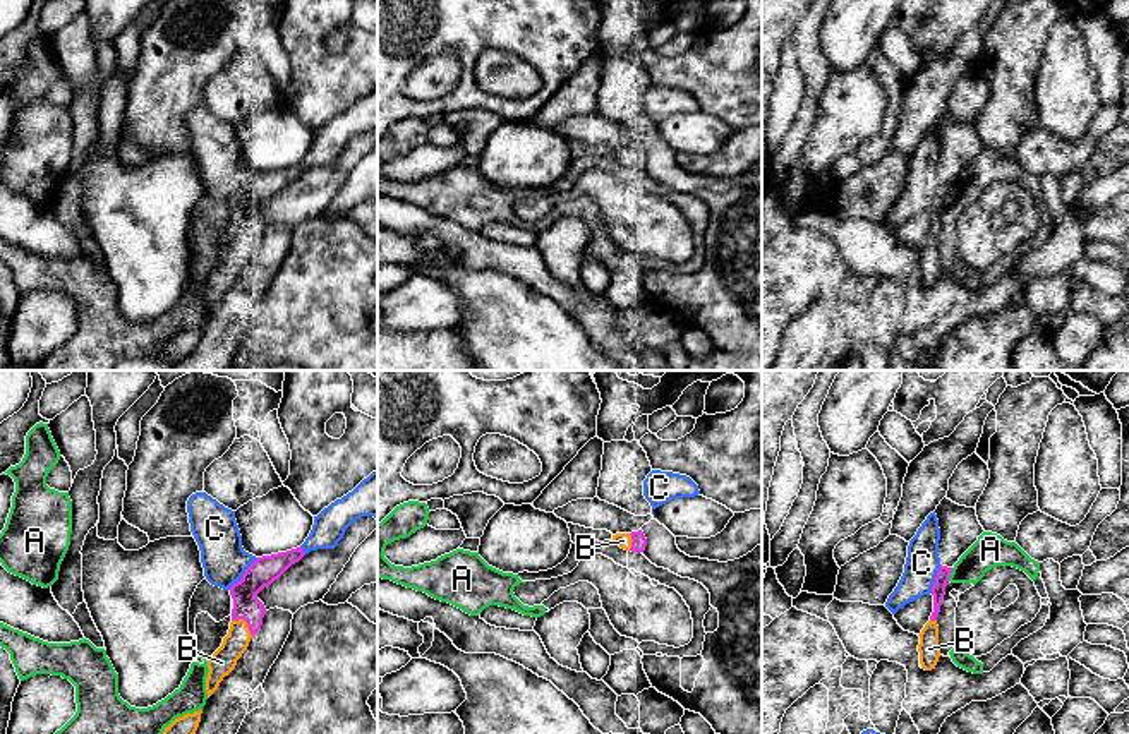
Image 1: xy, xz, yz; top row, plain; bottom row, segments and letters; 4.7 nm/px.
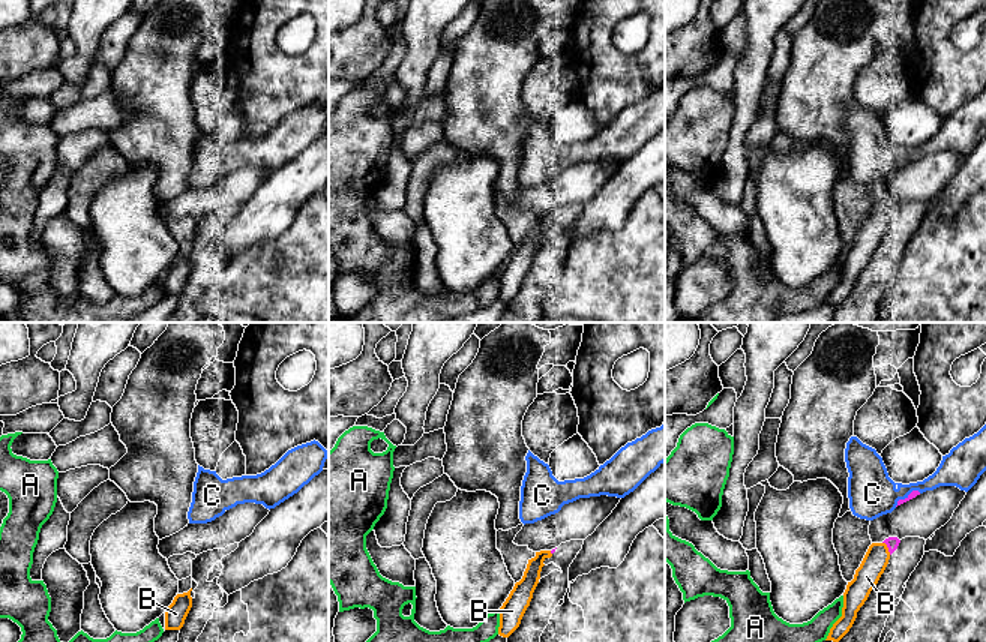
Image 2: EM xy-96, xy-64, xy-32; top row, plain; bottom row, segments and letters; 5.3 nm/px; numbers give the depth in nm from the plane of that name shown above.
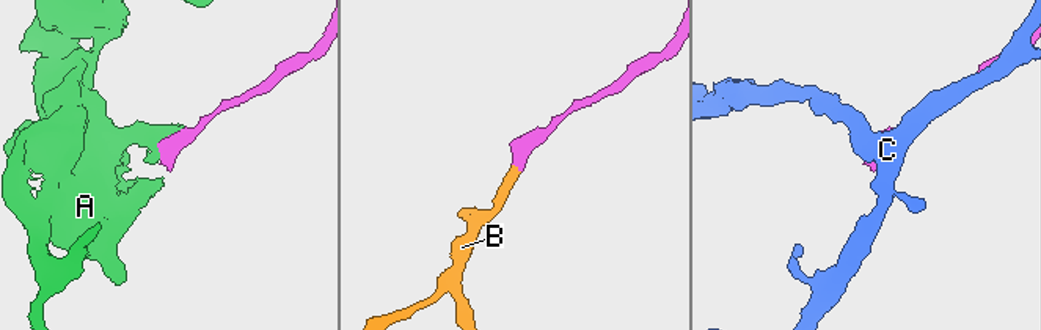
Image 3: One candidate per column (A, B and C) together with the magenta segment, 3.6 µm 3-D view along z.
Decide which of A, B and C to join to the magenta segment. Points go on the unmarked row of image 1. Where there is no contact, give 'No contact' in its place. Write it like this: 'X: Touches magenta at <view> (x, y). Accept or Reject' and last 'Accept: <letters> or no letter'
A: Touches magenta at yz (949, 191). Reject
B: Touches magenta at xy (246, 237). Accept
C: Touches magenta at xy (244, 189). Reject
Accept: B

